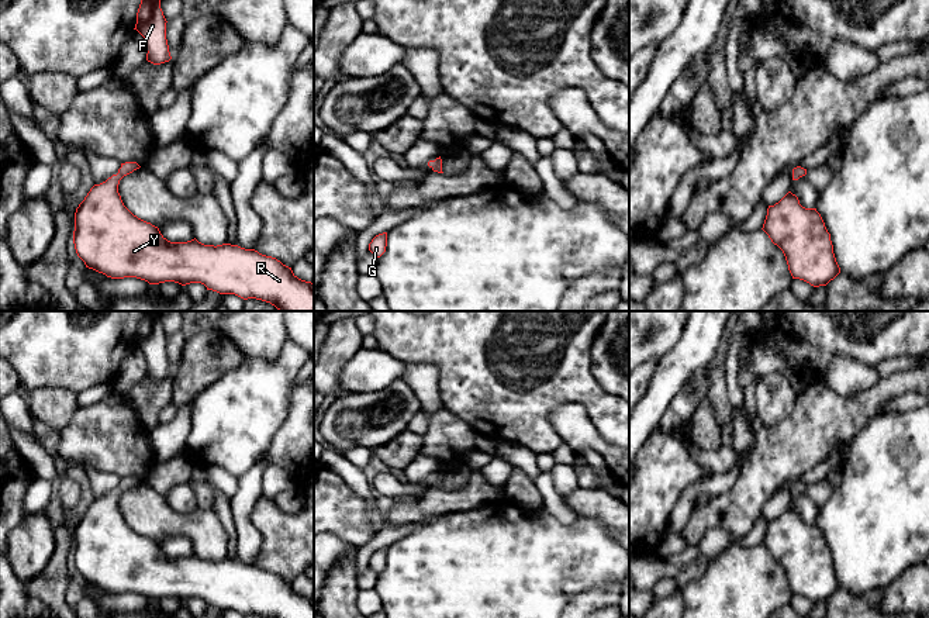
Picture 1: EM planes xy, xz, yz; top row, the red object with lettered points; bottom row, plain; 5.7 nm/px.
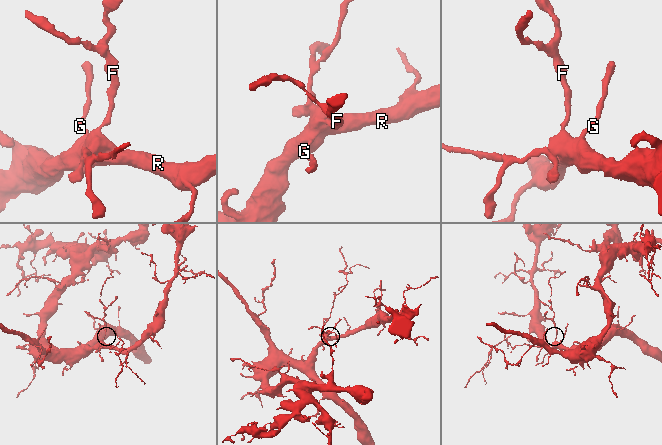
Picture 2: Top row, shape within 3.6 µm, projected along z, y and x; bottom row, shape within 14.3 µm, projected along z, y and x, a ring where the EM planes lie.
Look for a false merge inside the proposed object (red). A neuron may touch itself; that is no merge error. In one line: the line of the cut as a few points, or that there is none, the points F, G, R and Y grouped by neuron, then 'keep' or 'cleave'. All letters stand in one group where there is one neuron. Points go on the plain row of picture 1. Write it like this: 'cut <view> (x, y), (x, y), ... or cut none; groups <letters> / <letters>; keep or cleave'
cut none; groups F G R Y; keep

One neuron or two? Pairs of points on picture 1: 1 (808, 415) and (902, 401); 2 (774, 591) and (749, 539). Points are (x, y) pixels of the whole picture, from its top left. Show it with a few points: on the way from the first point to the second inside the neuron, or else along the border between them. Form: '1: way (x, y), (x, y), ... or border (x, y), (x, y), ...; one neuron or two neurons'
1: border (914, 392), (907, 392), (888, 400), (880, 410); two neurons
2: border (760, 544), (749, 546), (732, 545); two neurons

